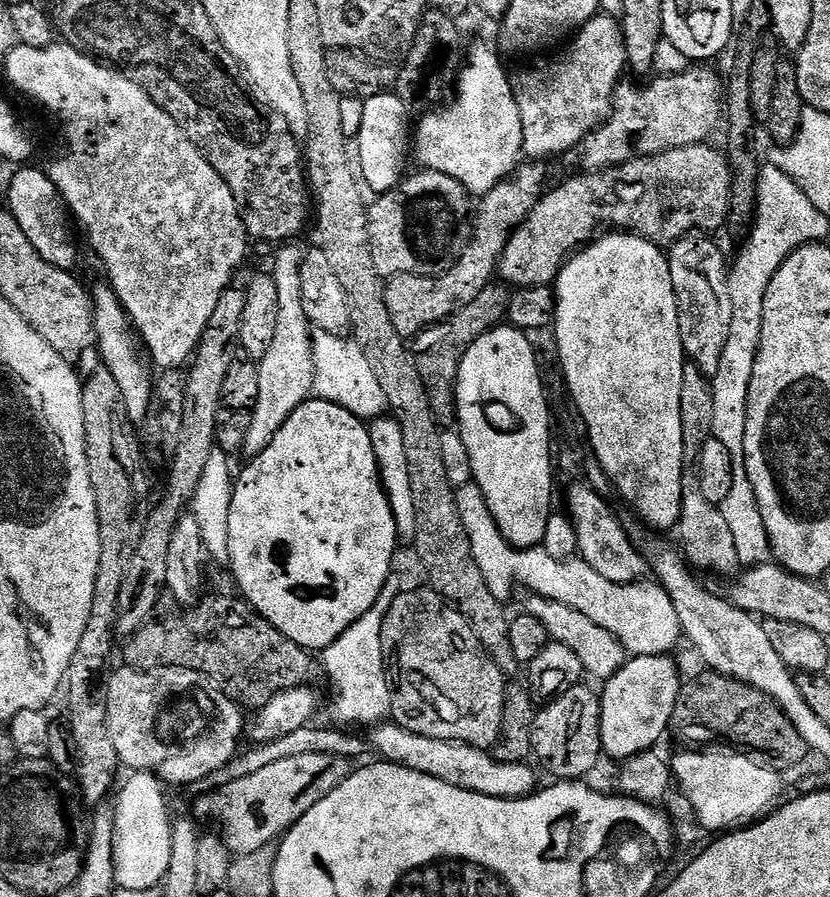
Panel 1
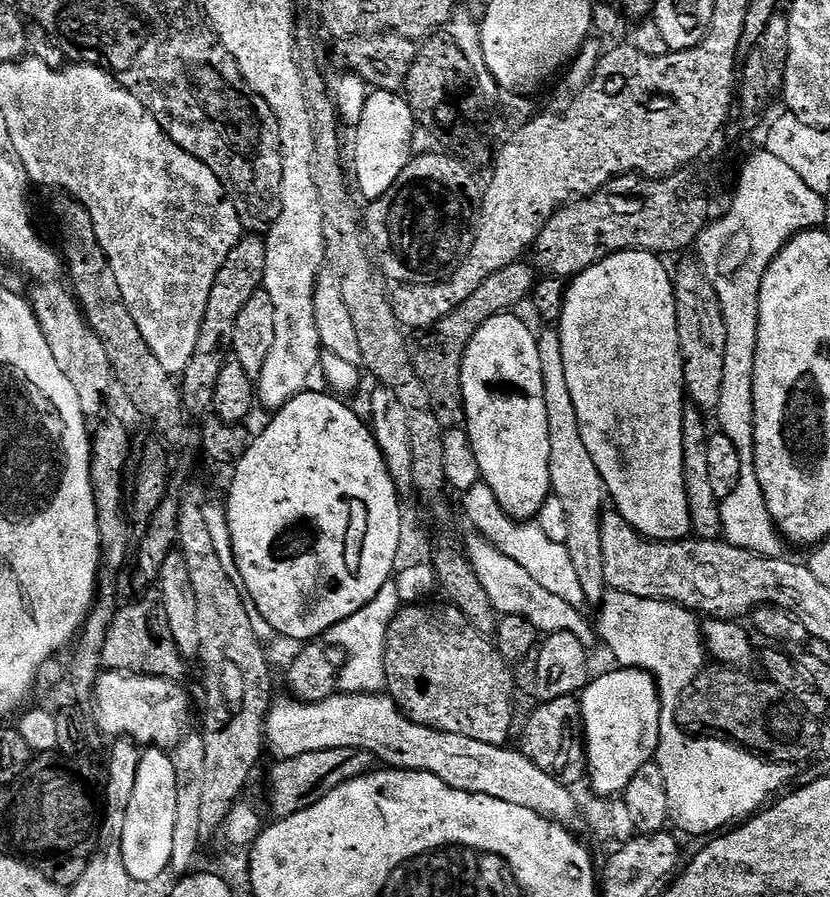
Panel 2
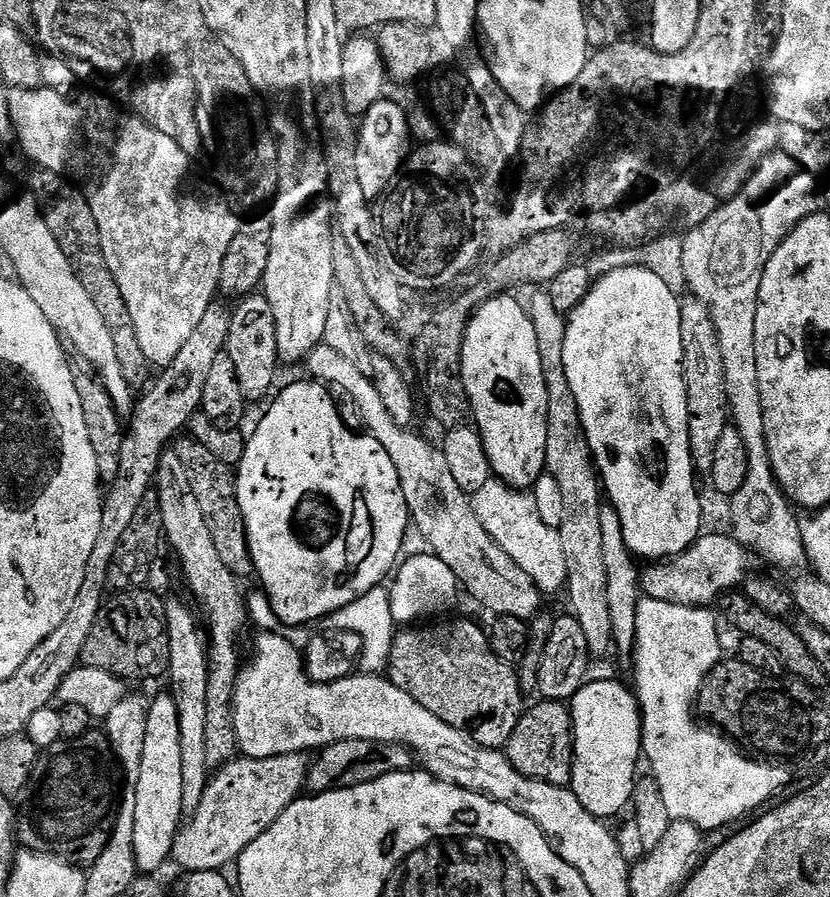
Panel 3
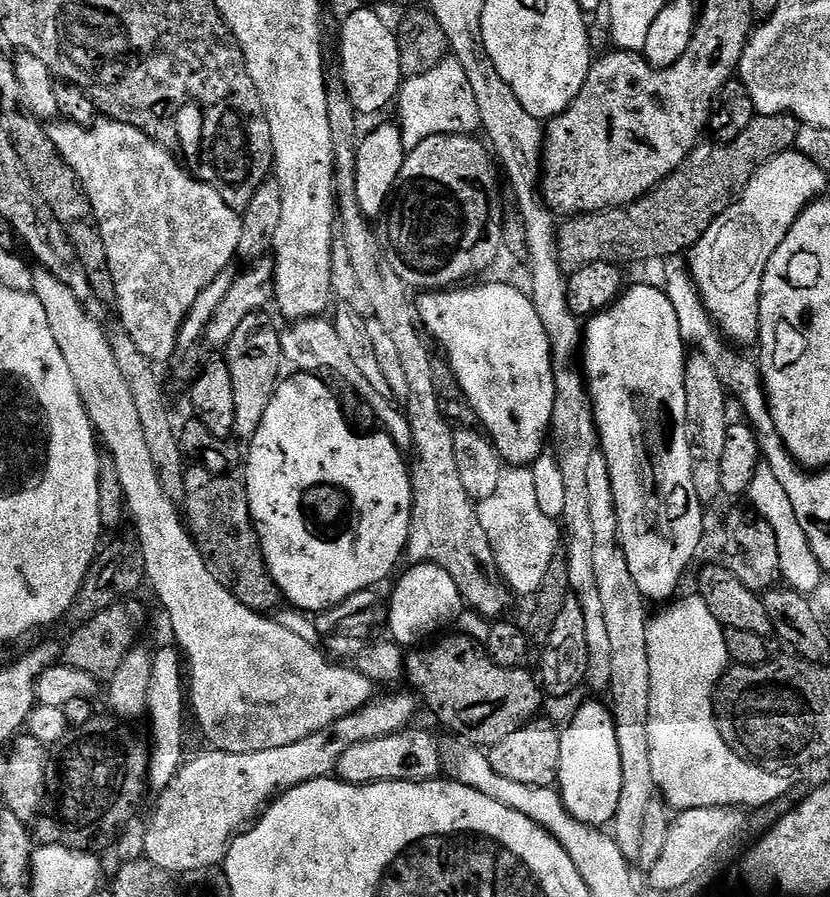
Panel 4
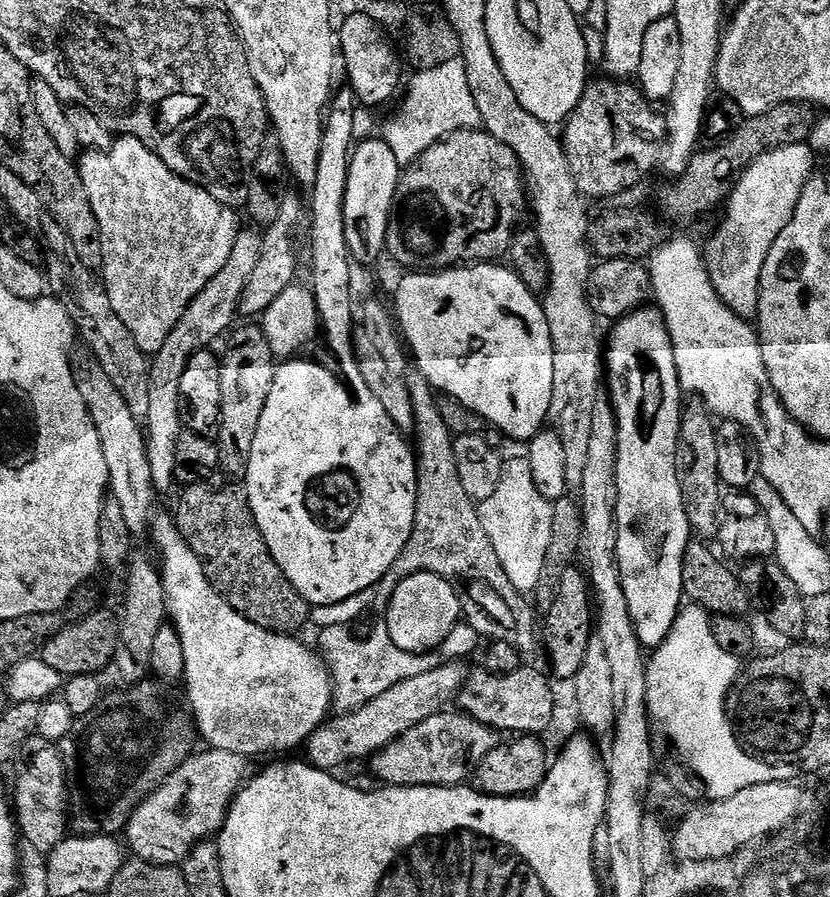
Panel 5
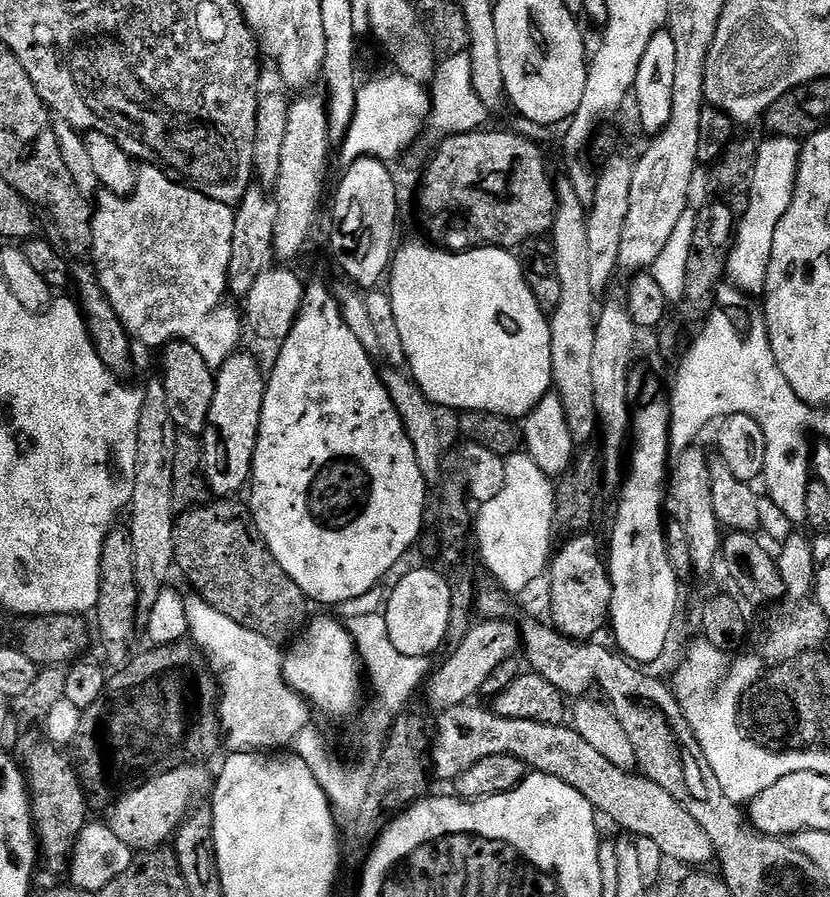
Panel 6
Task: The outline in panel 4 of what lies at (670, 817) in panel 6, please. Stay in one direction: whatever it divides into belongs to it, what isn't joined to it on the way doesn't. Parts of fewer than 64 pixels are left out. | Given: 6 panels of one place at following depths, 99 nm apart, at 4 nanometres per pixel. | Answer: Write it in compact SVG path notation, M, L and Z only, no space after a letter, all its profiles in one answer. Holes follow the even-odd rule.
M409 726L400 732L395 732L382 738L370 738L370 742L358 742L358 746L350 746L342 758L338 758L335 775L345 784L377 784L378 782L422 782L434 780L440 772L440 744L432 732L424 728Z

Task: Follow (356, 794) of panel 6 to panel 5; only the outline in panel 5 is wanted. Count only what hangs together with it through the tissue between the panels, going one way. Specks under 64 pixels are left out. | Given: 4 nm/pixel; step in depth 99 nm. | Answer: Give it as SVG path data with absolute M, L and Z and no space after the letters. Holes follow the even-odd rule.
M382 620L365 635L357 634L346 624L323 628L317 635L319 655L327 664L333 681L333 709L340 714L360 709L366 702L390 690L391 686L409 678L436 670L440 665L466 660L476 650L478 652L482 644L482 637L464 620L456 624L454 630L450 630L437 649L426 653L399 649L390 638L387 623Z

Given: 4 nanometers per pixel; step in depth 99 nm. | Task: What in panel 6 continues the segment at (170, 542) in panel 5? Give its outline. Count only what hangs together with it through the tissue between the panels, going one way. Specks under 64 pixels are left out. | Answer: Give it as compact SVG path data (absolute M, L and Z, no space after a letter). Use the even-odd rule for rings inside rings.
M189 595L185 604L191 643L203 652L218 685L223 743L227 747L229 744L232 752L284 750L292 746L310 723L310 705L286 682L281 649L217 612L200 595Z

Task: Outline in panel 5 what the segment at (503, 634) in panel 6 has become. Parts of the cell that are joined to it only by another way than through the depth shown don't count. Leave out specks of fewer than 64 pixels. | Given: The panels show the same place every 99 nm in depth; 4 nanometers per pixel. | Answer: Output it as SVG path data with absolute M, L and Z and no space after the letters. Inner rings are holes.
M451 663L440 665L436 670L427 671L416 678L409 678L404 682L391 686L378 698L366 702L360 709L352 712L333 715L324 721L320 727L313 730L312 735L306 741L308 748L307 763L316 768L325 770L337 770L343 764L351 760L364 760L382 751L390 742L394 742L406 730L414 730L418 722L426 722L434 714L445 711L448 704L457 699L466 679L465 665L463 663Z

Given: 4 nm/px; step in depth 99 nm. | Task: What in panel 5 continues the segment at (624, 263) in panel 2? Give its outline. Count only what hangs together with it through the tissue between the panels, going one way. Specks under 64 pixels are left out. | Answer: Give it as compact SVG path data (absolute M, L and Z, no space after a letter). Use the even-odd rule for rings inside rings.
M645 306L636 309L621 320L615 321L612 337L606 340L606 384L612 387L610 399L616 411L618 422L618 506L616 507L616 533L618 534L618 550L616 561L622 578L622 590L626 590L626 606L630 606L630 618L634 622L634 630L638 634L641 644L645 649L655 650L657 646L670 634L670 630L676 621L676 615L680 612L682 601L685 599L684 587L682 586L682 558L686 554L686 546L694 538L690 518L686 514L686 502L684 491L680 485L681 469L676 469L676 455L681 455L680 443L680 417L682 415L682 389L678 378L678 367L674 366L674 347L671 345L670 334L664 325L663 314L655 306Z

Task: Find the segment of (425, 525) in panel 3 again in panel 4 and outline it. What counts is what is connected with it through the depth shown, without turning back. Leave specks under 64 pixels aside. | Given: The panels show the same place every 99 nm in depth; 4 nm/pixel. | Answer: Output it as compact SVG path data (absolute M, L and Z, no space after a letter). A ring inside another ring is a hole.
M309 318L289 323L287 327L288 329L285 327L280 333L280 354L285 365L293 364L296 367L293 369L304 374L316 374L321 371L319 368L325 368L326 371L341 376L368 403L369 410L380 419L379 427L387 432L388 437L402 450L412 448L412 431L403 407L397 406L388 396L378 394L378 390L374 390L374 386L370 386L370 382L362 378L358 365L346 351L346 342L338 338L338 330L331 319Z

